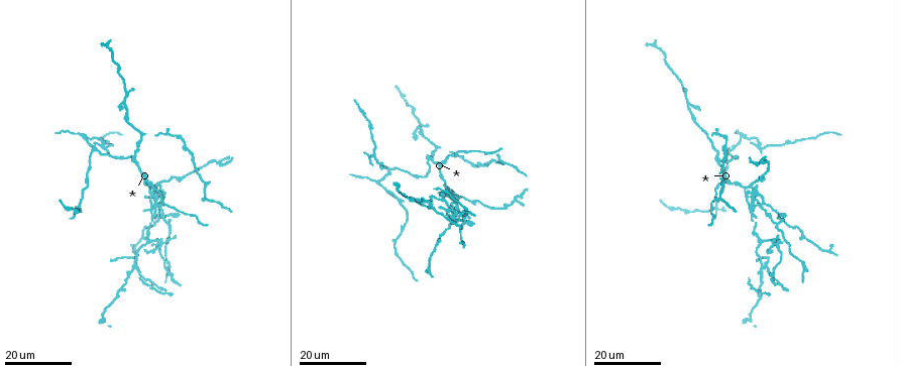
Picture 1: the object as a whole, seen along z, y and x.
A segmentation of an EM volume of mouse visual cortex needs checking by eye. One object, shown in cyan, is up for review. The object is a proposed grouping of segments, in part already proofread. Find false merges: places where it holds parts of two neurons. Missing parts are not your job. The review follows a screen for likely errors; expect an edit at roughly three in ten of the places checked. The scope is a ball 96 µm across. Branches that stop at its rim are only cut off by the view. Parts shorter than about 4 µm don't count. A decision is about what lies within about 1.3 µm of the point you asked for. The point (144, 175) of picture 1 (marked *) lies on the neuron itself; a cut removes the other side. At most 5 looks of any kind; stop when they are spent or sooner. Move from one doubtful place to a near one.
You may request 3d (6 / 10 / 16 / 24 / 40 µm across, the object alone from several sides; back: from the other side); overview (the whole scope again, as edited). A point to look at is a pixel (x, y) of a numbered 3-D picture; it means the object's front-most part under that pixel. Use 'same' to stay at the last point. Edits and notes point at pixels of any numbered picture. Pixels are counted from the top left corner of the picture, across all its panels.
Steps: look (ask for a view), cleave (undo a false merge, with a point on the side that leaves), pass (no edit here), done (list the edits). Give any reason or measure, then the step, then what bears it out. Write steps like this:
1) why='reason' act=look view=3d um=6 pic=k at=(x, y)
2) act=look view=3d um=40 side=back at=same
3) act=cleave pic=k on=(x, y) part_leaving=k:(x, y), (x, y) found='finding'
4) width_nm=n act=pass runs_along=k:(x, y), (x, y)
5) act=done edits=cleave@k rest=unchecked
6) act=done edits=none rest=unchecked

why='arms part here' act=look view=3d um=16 pic=1 at=(427, 159)

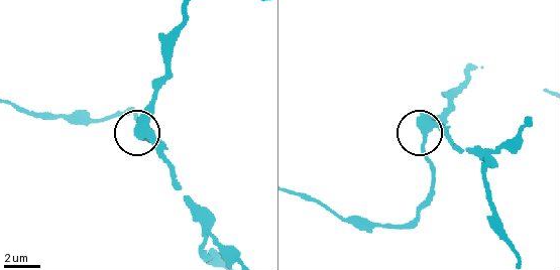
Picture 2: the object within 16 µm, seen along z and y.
act=look view=3d um=10 pic=2 at=(422, 136)

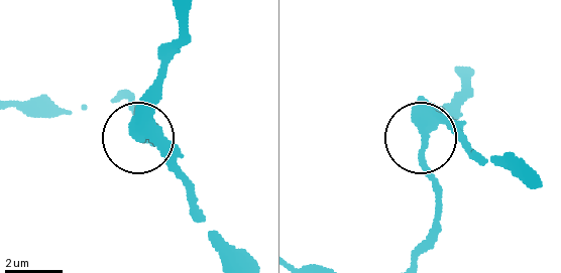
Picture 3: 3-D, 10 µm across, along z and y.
width_nm=350 act=pass found='one neuron here'

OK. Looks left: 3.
why='three-way junction' act=look view=3d um=16 pic=1 at=(150, 191)

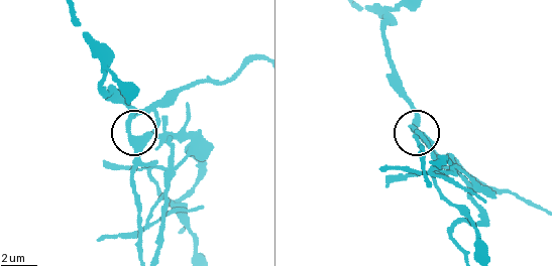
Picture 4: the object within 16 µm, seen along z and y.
act=look view=3d um=10 pic=4 at=(410, 125)

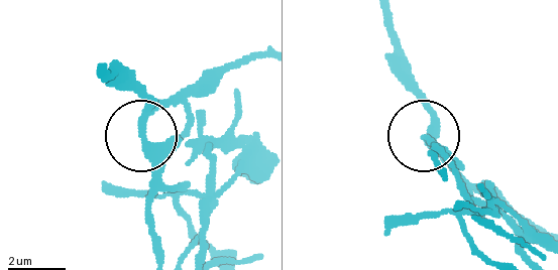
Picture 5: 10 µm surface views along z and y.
act=pass runs_along=5:(104, 65), (147, 104), (140, 144), (154, 173), (154, 199) found='all the same neuron'

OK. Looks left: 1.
act=done edits=none rest=unchecked

